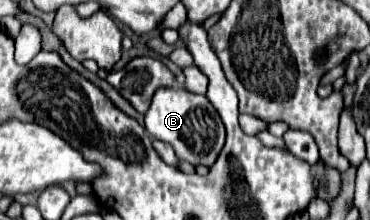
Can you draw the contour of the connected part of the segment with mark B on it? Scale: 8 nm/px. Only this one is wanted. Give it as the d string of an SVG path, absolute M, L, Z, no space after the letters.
M162 88L154 94L152 104L144 116L146 130L152 138L168 142L180 160L190 164L212 166L220 154L226 138L224 124L206 96L192 94L186 88Z

